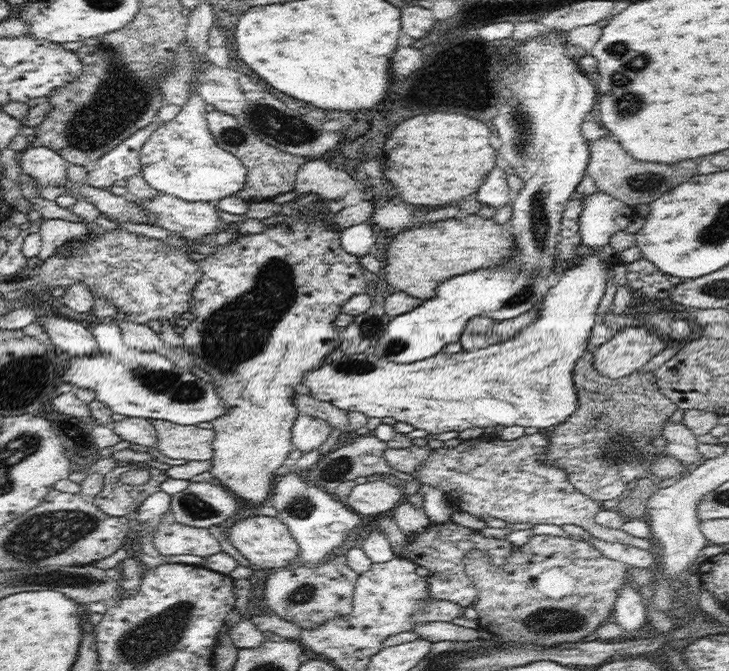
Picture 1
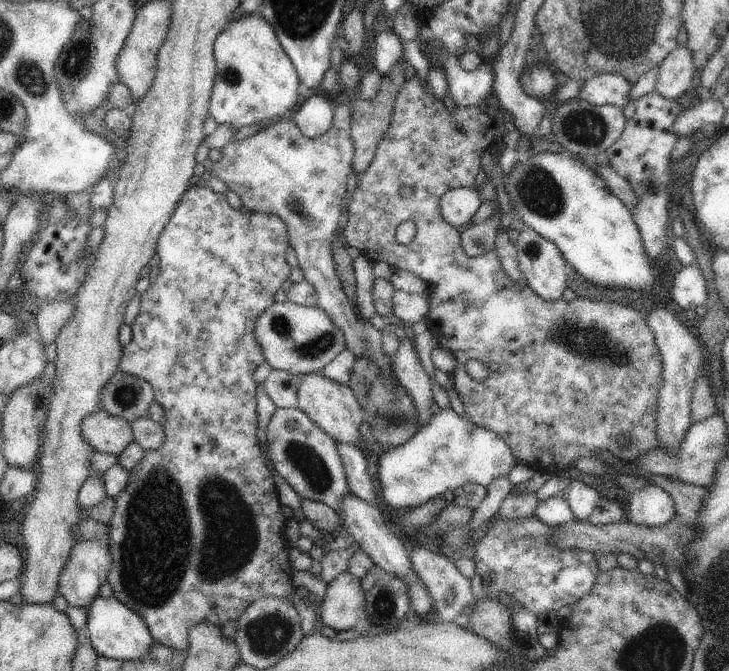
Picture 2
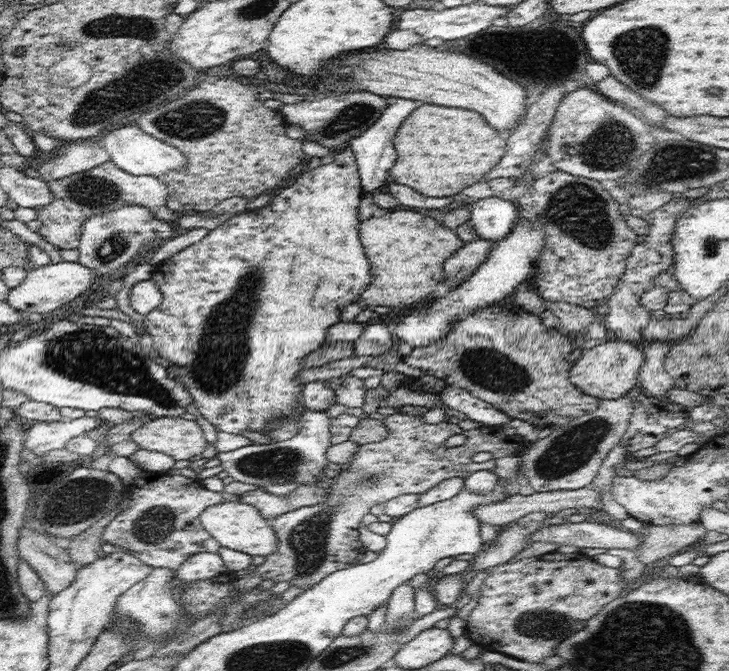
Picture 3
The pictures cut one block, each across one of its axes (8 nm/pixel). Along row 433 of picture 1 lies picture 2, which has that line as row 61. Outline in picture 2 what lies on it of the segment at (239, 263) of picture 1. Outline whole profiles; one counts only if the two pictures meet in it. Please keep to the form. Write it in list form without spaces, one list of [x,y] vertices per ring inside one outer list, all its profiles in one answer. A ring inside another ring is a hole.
[[[259,11],[240,18],[218,36],[213,45],[213,58],[216,77],[209,101],[209,115],[216,119],[218,125],[227,125],[236,131],[253,124],[266,128],[291,117],[300,104],[301,87],[297,71],[278,41],[274,28]]]

